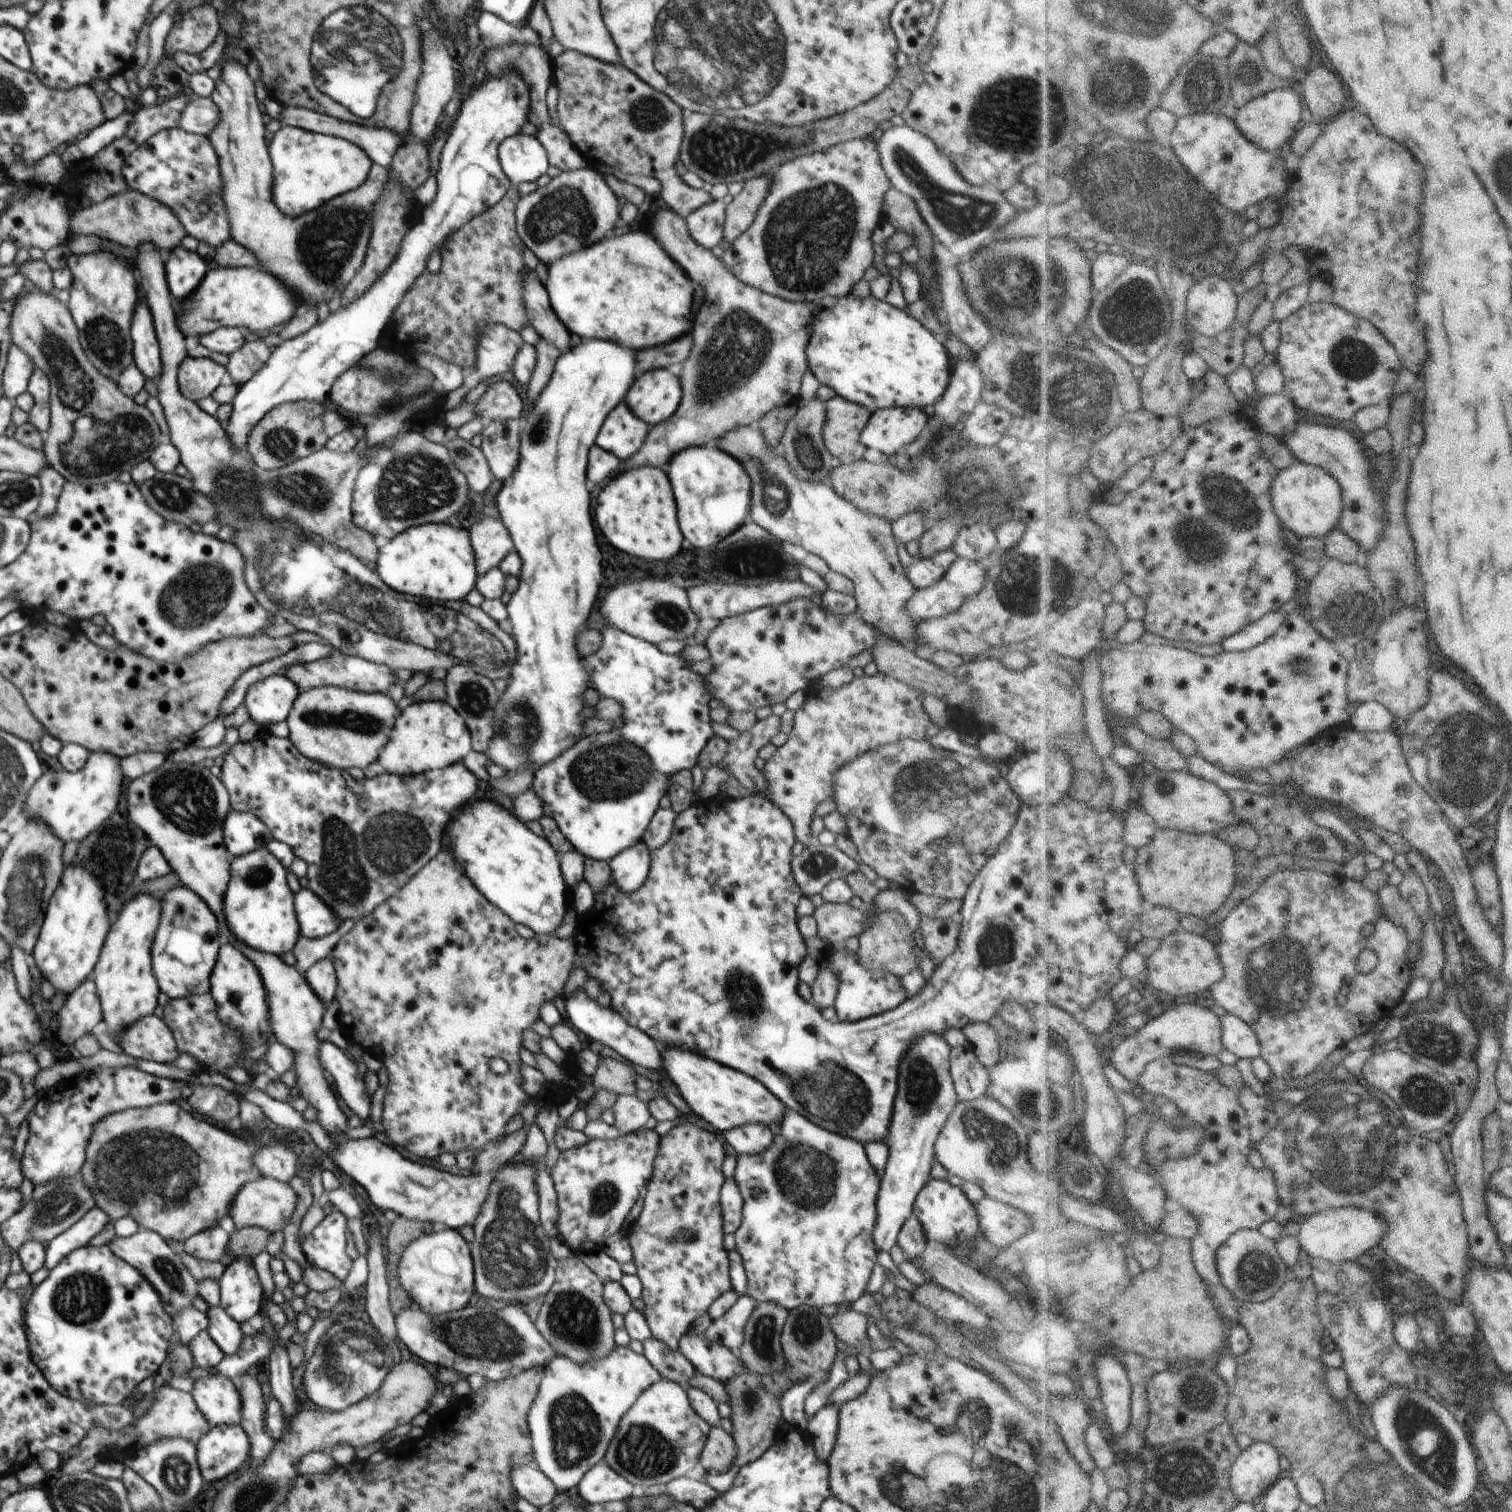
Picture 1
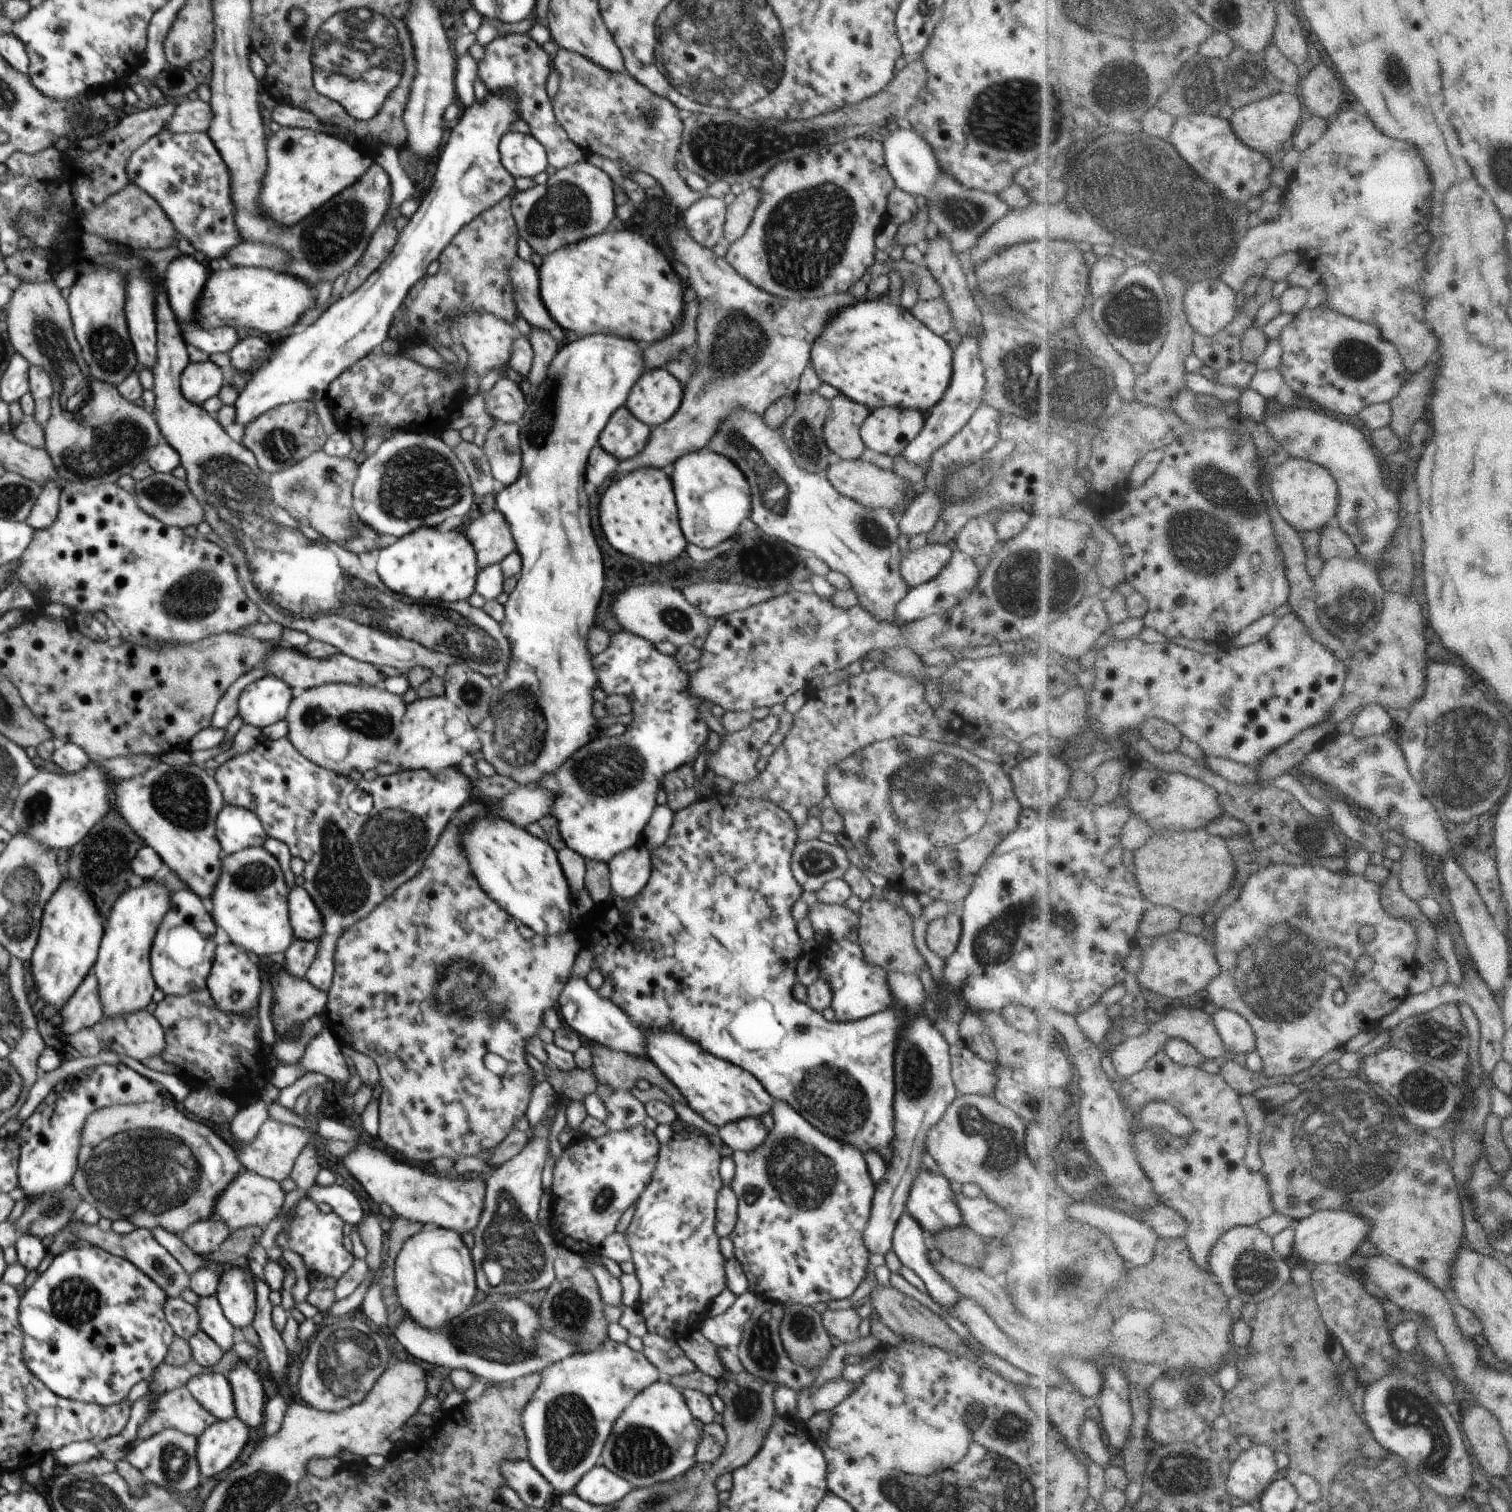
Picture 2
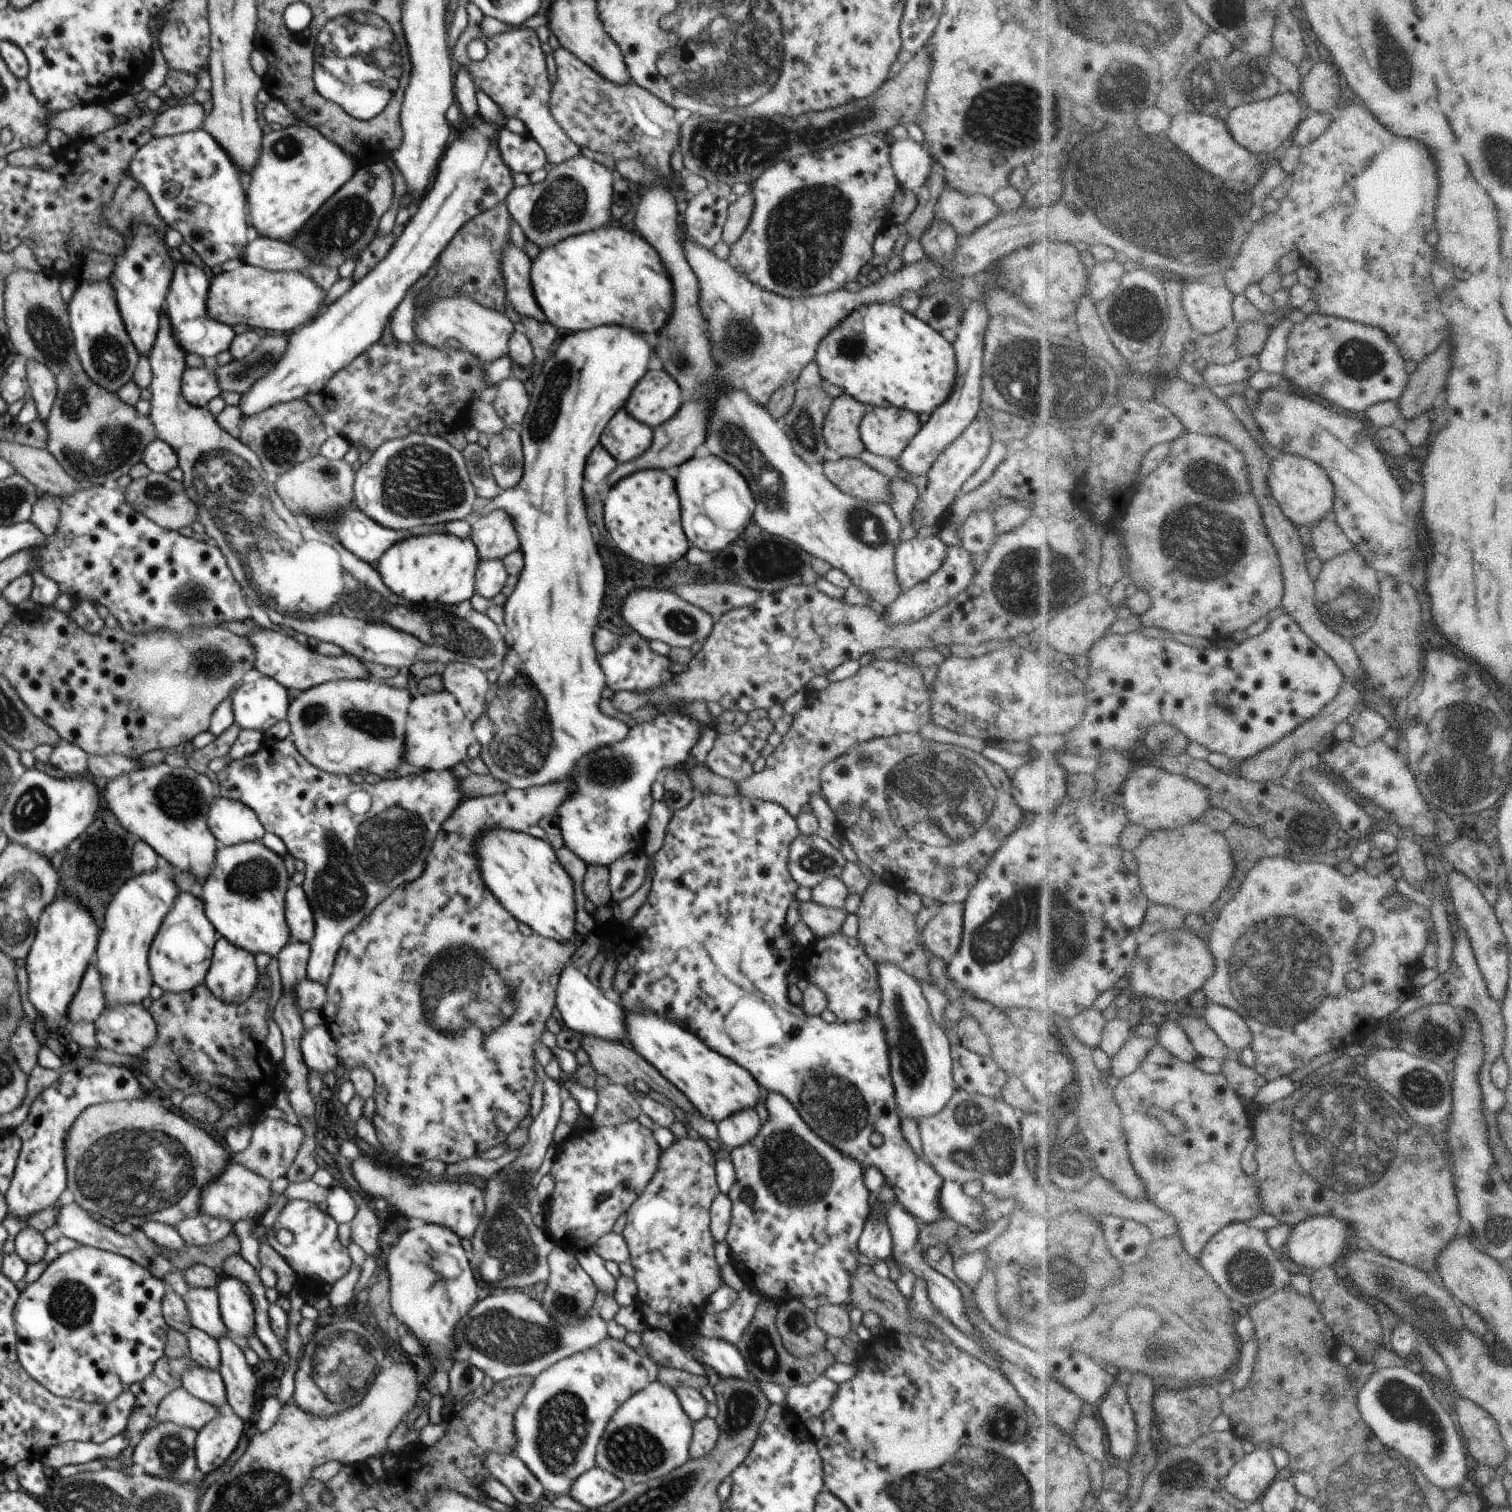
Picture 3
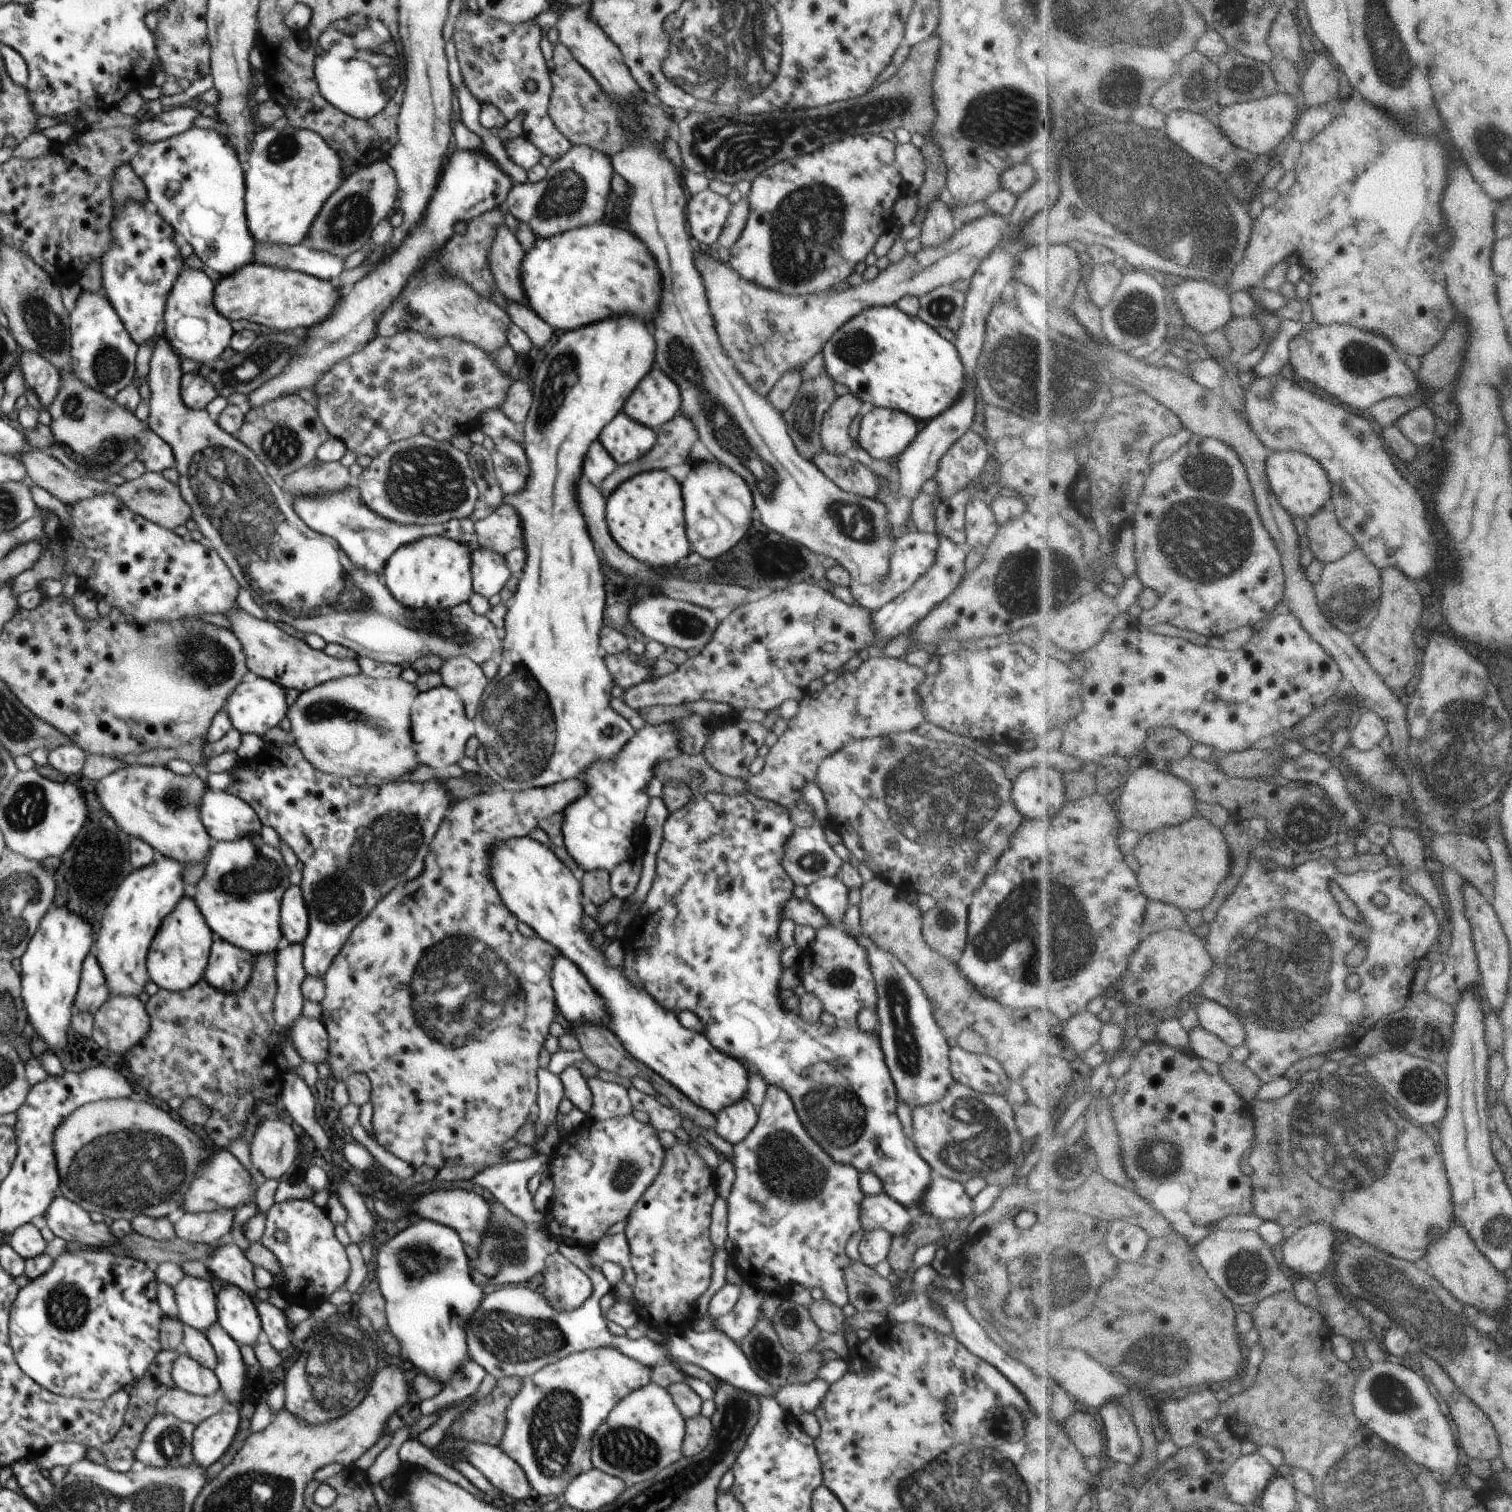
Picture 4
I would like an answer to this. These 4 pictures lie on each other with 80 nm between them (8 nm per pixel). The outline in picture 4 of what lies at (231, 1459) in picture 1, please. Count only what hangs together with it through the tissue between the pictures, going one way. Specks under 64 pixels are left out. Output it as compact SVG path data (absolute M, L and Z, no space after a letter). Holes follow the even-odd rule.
M228 1412L214 1414L194 1428L191 1450L195 1463L202 1468L216 1466L222 1454L233 1444L238 1432L240 1414Z

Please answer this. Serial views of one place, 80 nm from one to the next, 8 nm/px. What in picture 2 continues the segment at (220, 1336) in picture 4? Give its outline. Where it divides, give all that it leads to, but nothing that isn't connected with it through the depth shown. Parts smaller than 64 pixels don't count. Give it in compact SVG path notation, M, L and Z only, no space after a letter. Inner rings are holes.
M246 1362L237 1363L226 1378L232 1388L236 1417L240 1418L249 1430L256 1432L262 1427L265 1406L265 1394L260 1378Z

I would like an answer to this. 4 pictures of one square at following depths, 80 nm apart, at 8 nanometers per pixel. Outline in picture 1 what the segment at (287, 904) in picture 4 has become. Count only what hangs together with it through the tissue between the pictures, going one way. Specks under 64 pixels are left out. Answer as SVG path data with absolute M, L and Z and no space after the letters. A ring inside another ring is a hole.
M309 889L294 894L294 912L300 928L300 937L324 938L336 932L343 922Z

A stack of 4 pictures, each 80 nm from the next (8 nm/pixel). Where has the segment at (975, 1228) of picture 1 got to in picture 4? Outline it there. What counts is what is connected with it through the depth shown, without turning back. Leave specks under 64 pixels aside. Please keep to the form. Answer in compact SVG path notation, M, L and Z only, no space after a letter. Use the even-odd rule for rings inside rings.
M749 791L734 797L723 793L701 793L694 794L693 798L684 806L684 808L669 814L669 818L663 827L663 842L656 854L656 875L652 882L652 888L640 908L634 913L634 919L626 928L626 933L622 936L622 948L624 950L624 965L621 970L624 972L624 978L634 982L634 986L640 986L656 998L656 1002L666 1010L672 1010L678 1015L682 1010L690 1010L704 1025L702 1033L712 1046L720 1050L723 1054L738 1060L747 1070L756 1070L760 1072L762 1080L766 1080L768 1085L782 1088L790 1096L797 1116L808 1132L812 1140L820 1144L820 1148L838 1164L854 1166L858 1174L865 1172L874 1172L880 1182L883 1184L883 1192L896 1202L904 1205L914 1215L922 1214L918 1209L921 1204L924 1192L928 1190L928 1182L932 1180L930 1166L920 1157L912 1138L904 1133L904 1126L900 1122L897 1114L896 1102L897 1093L890 1070L886 1066L884 1054L880 1046L879 1036L874 1032L864 1032L858 1026L852 1028L837 1028L837 1026L828 1027L822 1022L808 1024L806 1020L800 1018L798 1011L784 1010L780 1004L780 984L779 980L783 973L782 950L784 950L778 939L778 928L782 921L782 908L786 902L793 898L794 884L790 876L782 867L782 858L784 858L784 844L794 832L794 822L790 820L790 810L781 806L776 801L754 796Z

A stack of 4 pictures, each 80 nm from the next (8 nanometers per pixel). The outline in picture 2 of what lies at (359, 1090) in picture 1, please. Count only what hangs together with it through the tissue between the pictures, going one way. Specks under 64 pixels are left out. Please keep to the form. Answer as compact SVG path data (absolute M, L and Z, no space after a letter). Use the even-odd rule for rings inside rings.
M323 1027L320 1034L314 1036L304 1048L304 1056L300 1058L300 1062L304 1064L306 1071L323 1074L345 1089L351 1078L349 1059L343 1055L337 1041L331 1030Z

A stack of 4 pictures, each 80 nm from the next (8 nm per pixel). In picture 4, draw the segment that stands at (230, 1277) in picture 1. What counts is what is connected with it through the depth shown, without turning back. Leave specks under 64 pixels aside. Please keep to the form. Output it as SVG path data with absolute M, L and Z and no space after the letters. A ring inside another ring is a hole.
M235 1285L217 1287L216 1294L217 1322L234 1342L254 1348L263 1336L254 1300Z

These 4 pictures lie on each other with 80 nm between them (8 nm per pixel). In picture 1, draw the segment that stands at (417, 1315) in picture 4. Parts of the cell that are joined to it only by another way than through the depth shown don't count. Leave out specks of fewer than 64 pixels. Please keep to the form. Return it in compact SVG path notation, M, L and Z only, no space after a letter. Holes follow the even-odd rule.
M444 1226L444 1230L436 1230L436 1232L432 1230L430 1234L424 1234L418 1240L412 1240L412 1243L408 1244L398 1262L398 1278L404 1290L410 1294L411 1302L432 1316L456 1312L458 1308L462 1309L470 1302L472 1295L477 1295L474 1292L474 1269L469 1244L457 1230L449 1229L448 1226Z

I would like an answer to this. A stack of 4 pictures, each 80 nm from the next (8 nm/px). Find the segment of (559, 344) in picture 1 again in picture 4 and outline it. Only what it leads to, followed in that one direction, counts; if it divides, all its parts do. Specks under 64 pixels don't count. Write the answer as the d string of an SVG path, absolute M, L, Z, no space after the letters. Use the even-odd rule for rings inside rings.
M507 226L497 229L488 258L497 290L512 303L530 308L521 281L521 264L526 253Z

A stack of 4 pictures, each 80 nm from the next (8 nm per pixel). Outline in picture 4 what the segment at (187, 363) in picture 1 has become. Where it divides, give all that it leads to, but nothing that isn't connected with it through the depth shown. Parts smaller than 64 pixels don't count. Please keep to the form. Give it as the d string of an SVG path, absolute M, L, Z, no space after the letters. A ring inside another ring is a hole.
M184 373L181 378L181 397L191 409L206 409L219 394L213 384L200 373Z

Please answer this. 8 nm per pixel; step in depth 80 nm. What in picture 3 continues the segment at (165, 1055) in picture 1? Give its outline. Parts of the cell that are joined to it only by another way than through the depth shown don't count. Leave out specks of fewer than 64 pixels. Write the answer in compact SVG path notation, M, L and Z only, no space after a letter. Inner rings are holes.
M140 1003L106 1006L95 1024L95 1041L100 1048L138 1056L156 1042L156 1024Z

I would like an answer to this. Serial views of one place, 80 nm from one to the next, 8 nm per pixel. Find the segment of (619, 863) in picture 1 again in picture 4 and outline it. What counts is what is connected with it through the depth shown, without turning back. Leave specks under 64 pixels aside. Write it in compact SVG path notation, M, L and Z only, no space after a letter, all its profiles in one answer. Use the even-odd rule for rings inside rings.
M642 858L628 860L618 864L609 872L611 892L614 897L620 898L624 902L632 896L640 881L643 870Z

